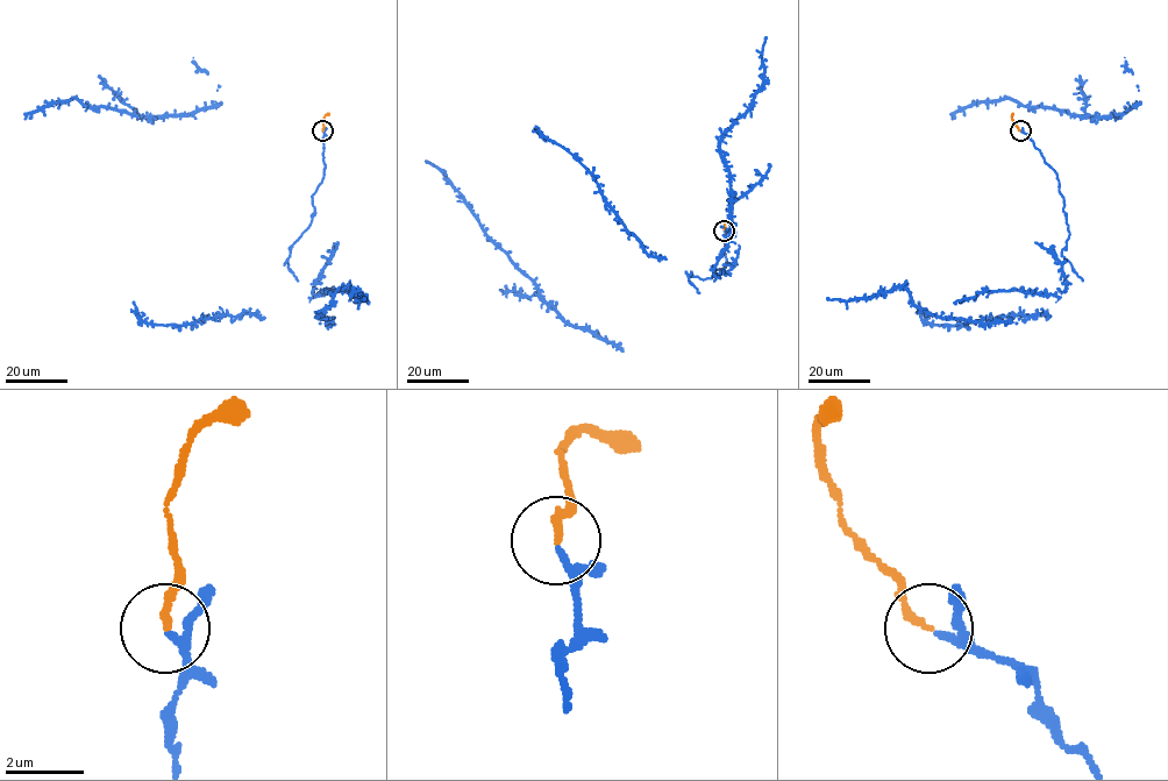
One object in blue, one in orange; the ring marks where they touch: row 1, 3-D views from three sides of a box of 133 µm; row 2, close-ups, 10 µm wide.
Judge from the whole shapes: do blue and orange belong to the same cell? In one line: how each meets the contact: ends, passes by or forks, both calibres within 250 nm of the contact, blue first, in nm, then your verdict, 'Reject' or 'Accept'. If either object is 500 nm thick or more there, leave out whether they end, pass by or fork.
At the ring blue passes by. At the ring orange ends. Thickness 140 nm (blue) against 200 nm. Accept

